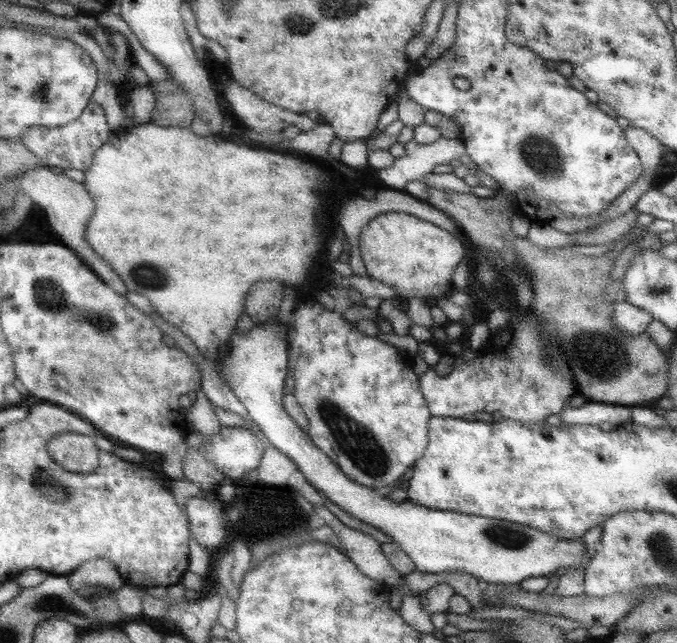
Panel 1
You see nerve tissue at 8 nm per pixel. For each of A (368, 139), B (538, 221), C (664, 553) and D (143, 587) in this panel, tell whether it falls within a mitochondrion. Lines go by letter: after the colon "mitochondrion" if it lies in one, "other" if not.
A: other
B: other
C: mitochondrion
D: other

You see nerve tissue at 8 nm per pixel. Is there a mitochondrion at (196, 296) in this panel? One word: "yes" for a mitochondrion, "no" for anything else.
no

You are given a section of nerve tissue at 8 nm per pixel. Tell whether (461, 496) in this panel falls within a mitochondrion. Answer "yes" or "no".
no

